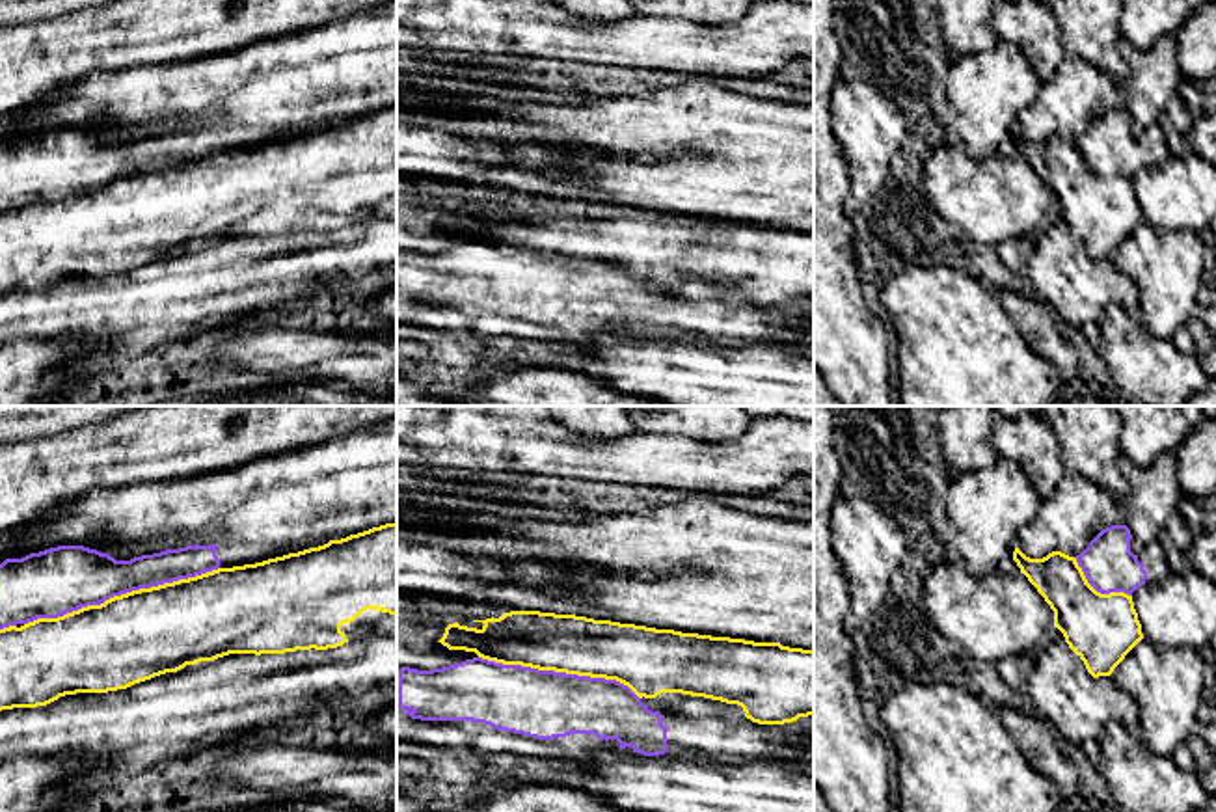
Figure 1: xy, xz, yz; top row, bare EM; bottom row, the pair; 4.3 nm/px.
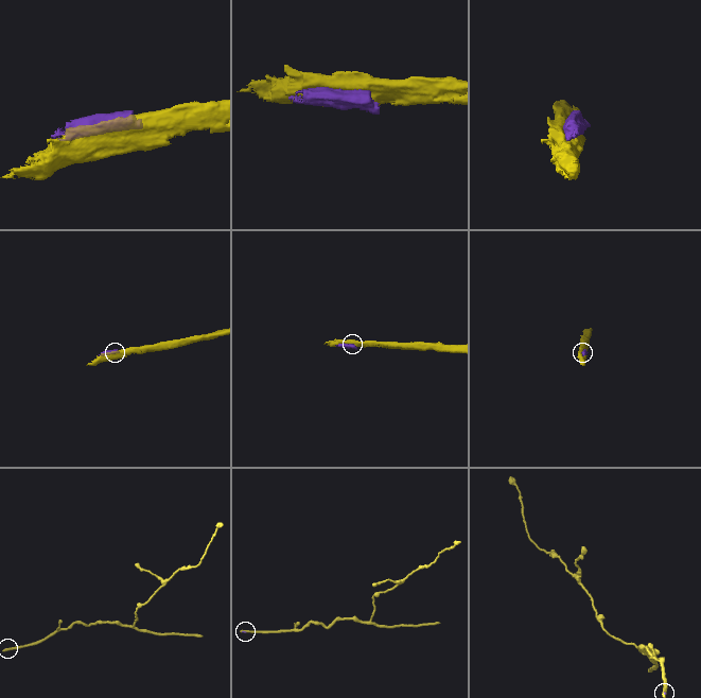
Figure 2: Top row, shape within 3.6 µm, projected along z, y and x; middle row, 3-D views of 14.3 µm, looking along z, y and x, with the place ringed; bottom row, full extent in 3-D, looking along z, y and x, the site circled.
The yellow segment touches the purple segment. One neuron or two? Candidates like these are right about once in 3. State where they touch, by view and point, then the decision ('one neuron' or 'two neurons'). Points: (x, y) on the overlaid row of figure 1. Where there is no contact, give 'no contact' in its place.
xy (121, 595) | two neurons

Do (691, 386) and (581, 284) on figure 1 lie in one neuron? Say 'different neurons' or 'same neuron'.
different neurons

